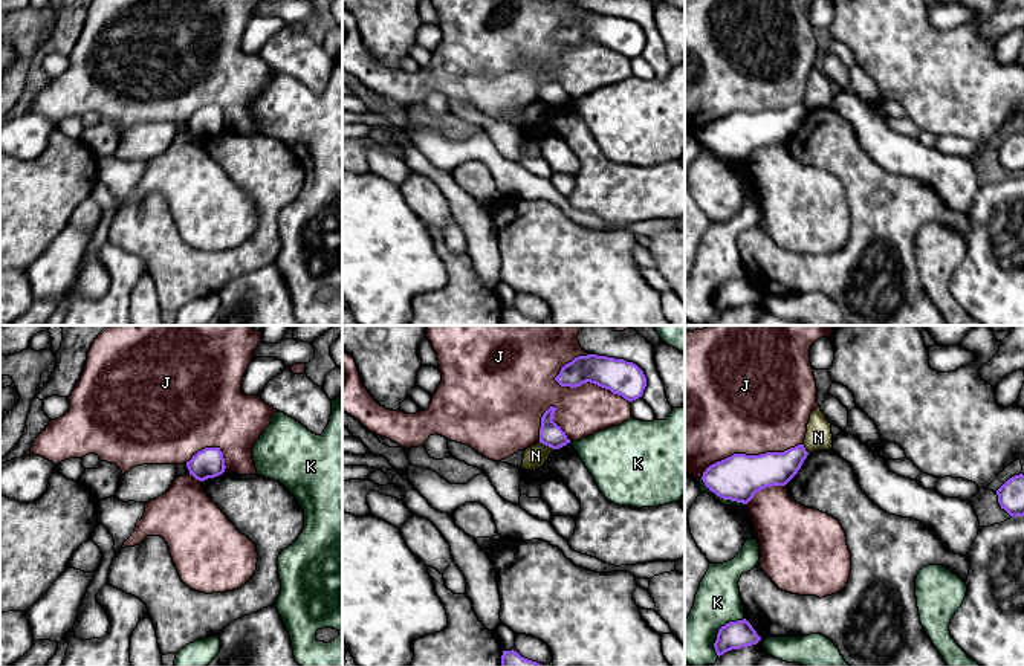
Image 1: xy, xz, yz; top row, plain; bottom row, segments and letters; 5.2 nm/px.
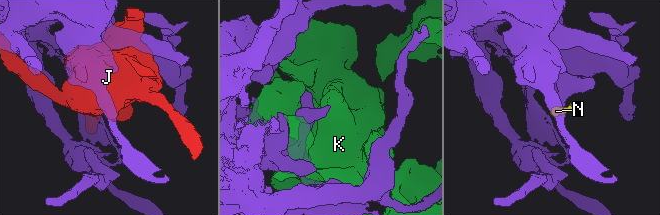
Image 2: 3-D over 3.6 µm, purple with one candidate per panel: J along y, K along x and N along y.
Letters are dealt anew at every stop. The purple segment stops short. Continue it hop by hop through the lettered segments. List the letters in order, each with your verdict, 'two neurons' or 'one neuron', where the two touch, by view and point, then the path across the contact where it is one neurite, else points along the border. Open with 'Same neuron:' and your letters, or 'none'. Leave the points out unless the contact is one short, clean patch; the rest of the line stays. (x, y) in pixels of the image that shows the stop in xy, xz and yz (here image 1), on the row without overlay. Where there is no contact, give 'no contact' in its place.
Same neuron: none
J: two neurons; contact xz (592, 40)
K: two neurons; contact yz (719, 289)
N: two neurons; contact xz (546, 103); border xz (540, 100), (552, 107)

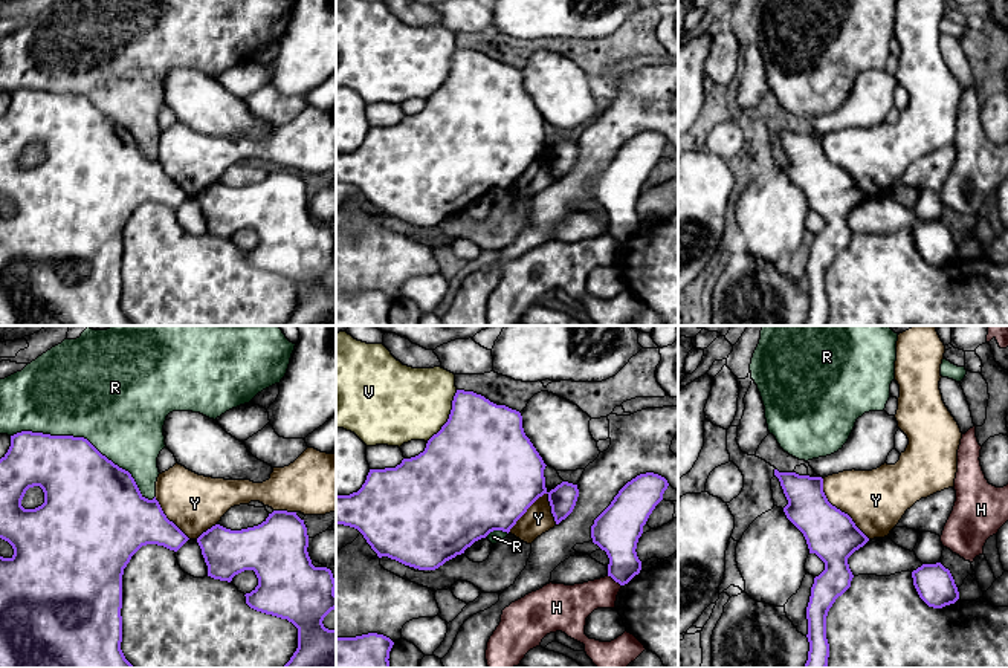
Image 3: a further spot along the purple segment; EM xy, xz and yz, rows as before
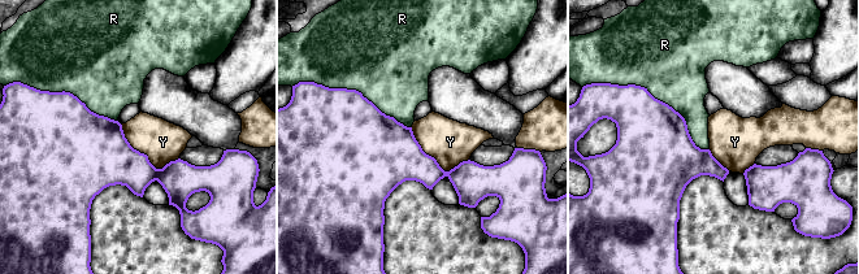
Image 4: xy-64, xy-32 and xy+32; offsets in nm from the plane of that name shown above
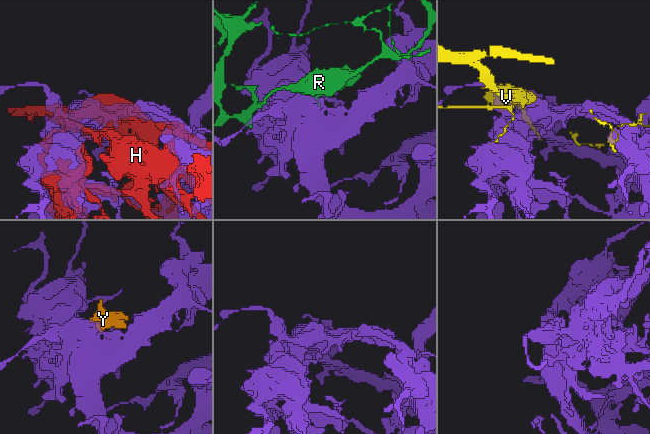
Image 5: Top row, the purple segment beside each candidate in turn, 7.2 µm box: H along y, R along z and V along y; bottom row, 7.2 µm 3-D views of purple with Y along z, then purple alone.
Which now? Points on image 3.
Same neuron: Y
H: two neurons; contact xz (614, 237)
R: two neurons; contact xy (86, 97)
V: two neurons; contact xz (449, 74)
Y: one neuron; contact xz (526, 168)

